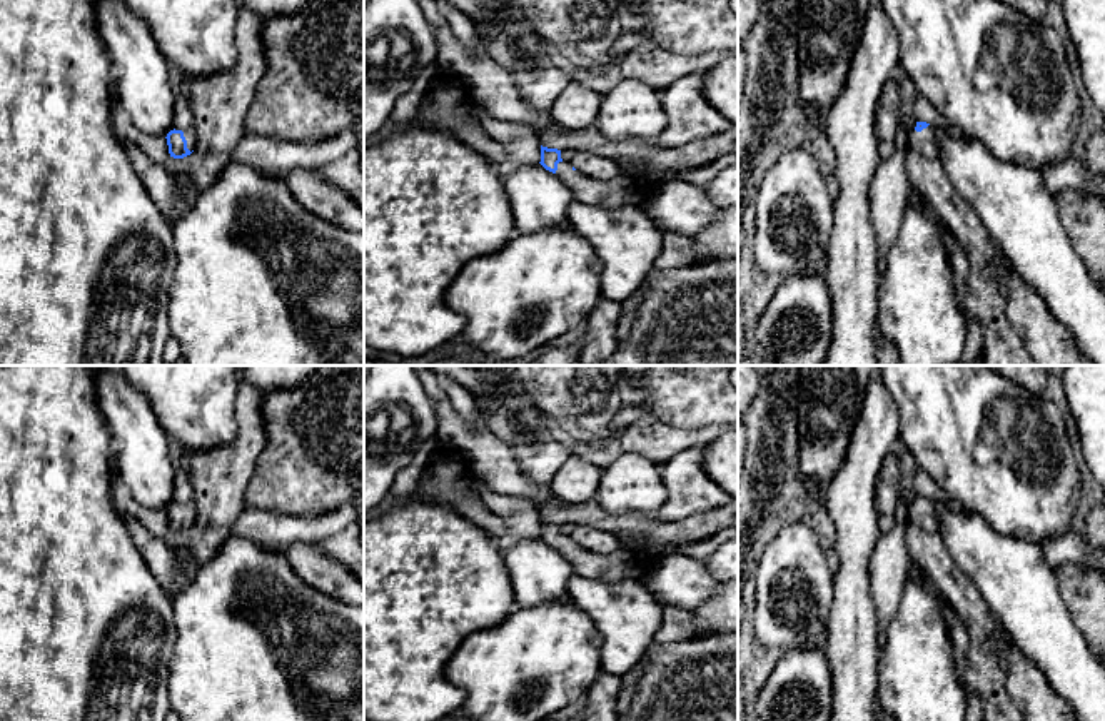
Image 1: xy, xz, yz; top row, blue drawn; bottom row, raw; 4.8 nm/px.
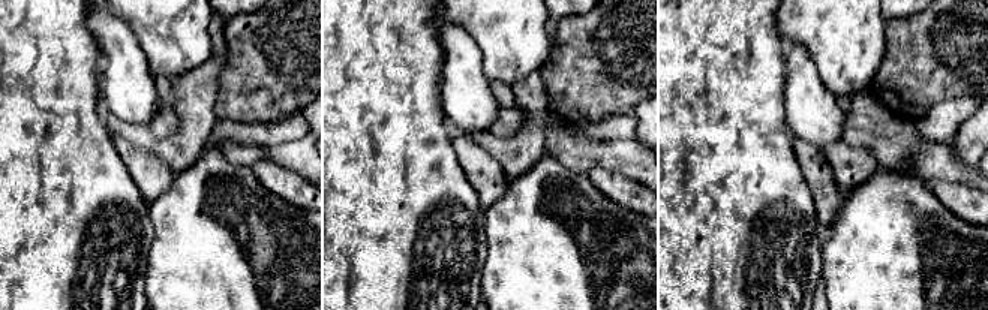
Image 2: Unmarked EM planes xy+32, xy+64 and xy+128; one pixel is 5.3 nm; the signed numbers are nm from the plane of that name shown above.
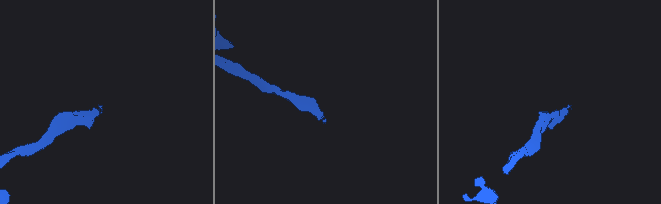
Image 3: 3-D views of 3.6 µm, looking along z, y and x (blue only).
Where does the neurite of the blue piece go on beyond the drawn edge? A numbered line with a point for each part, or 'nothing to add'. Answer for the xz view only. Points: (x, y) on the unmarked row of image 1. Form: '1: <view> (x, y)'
1: xz (620, 564)

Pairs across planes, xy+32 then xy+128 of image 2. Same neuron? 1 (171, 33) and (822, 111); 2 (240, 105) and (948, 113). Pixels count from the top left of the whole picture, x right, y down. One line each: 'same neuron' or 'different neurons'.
1: same neuron
2: different neurons

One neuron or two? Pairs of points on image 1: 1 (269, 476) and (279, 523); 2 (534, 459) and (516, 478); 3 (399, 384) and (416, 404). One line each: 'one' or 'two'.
1: two
2: two
3: one

